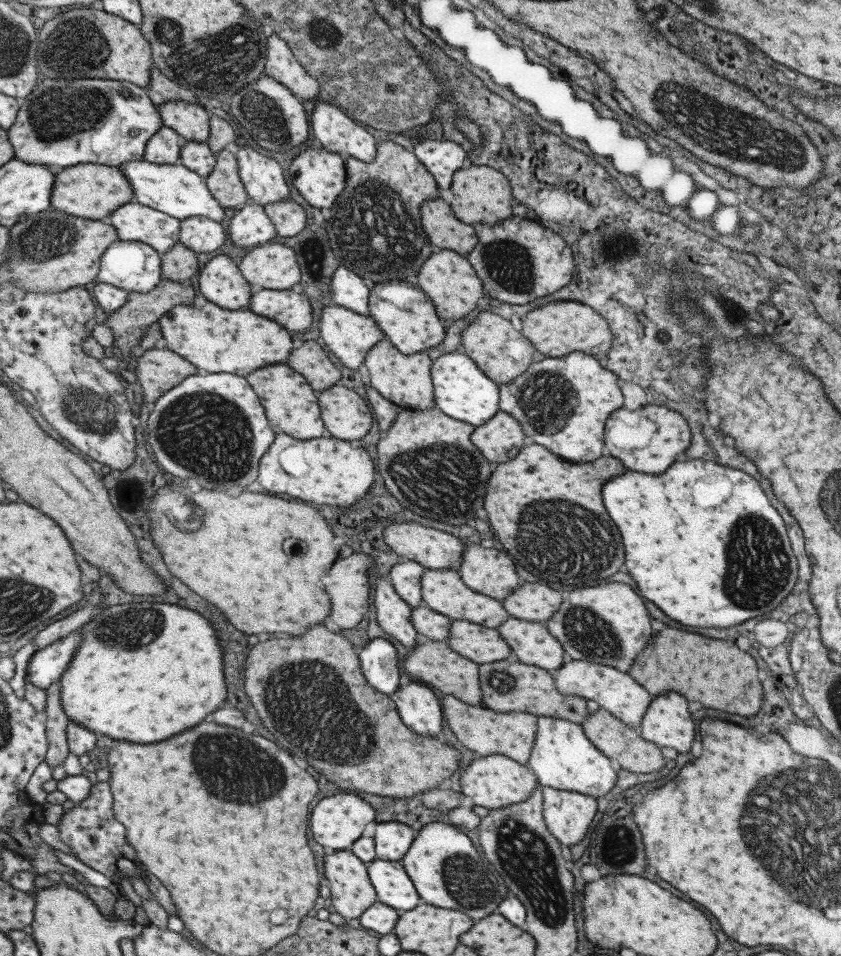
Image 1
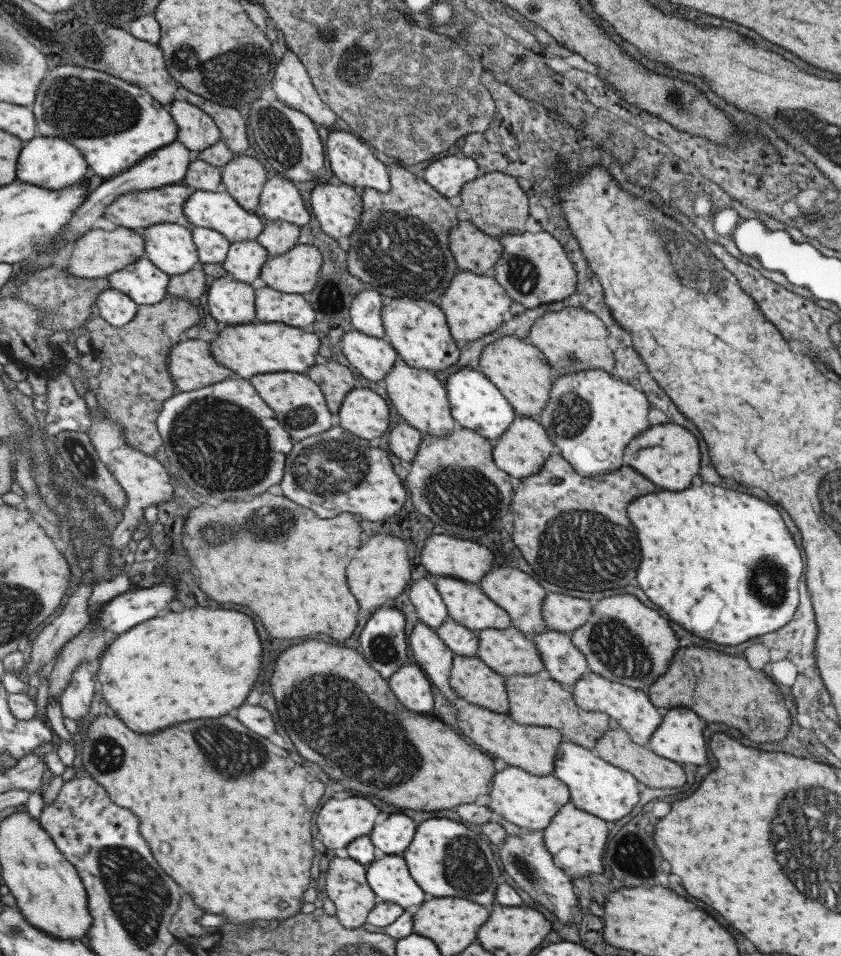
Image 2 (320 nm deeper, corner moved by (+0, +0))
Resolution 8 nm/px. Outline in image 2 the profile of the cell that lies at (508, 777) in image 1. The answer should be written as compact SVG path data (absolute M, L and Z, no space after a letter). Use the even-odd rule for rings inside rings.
M507 765L492 776L488 808L507 822L525 830L543 830L553 815L570 800L568 788L551 775L533 775L520 768Z

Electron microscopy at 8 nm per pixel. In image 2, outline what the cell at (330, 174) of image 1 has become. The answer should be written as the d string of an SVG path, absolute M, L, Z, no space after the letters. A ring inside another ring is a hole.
M316 184L309 193L311 214L331 239L349 236L360 221L361 195L343 184Z

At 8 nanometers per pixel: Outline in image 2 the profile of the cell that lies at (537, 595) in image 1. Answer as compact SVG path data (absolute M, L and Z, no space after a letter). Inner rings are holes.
M548 593L541 603L541 616L545 628L567 633L583 626L591 615L591 603L581 598Z

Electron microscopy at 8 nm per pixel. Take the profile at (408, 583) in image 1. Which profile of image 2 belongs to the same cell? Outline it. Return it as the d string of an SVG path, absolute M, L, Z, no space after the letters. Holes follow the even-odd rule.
M427 579L415 580L408 590L408 598L415 607L419 622L429 629L435 630L441 627L443 622L449 620L446 607L431 581Z

